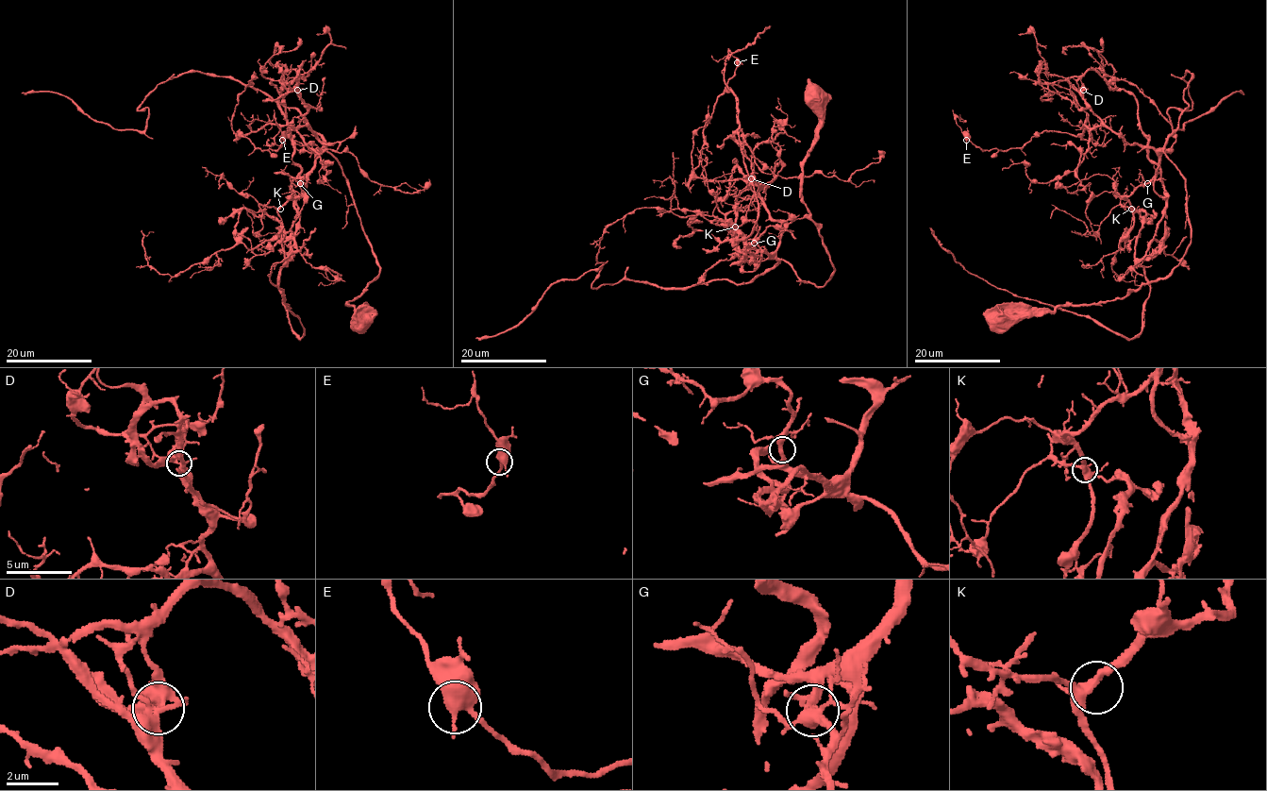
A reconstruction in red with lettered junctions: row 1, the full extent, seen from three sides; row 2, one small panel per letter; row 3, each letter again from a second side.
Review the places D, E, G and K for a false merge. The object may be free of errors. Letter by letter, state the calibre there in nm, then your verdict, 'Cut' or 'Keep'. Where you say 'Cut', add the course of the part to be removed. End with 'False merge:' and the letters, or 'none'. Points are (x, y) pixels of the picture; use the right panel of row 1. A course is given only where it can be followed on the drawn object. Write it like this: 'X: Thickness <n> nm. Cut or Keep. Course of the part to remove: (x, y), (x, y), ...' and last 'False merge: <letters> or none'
D: Thickness 380 nm. Cut. Course of the part to remove: (1082, 90), (1093, 69), (1135, 98), (1160, 167), (1164, 239), (1140, 261), (1138, 334), (999, 289), (929, 227)
E: Thickness 400 nm. Keep
G: Thickness 320 nm. Keep
K: Thickness 320 nm. Keep
False merge: D

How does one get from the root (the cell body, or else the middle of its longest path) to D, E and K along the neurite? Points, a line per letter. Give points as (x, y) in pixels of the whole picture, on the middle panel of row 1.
D: (813, 100), (819, 125), (802, 196), (834, 267), (822, 286), (775, 257), (784, 226), (751, 178)
E: (813, 100), (802, 196), (834, 267), (822, 286), (775, 257), (784, 226), (744, 181), (692, 169), (737, 62)
K: (813, 100), (819, 125), (802, 196), (834, 273), (822, 286), (803, 280), (755, 247), (753, 222), (735, 227)

